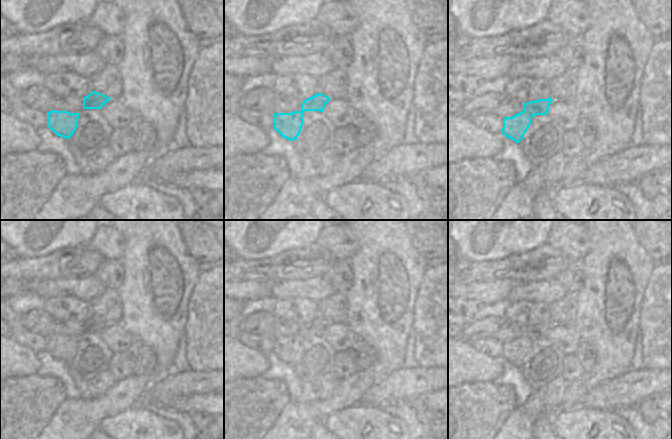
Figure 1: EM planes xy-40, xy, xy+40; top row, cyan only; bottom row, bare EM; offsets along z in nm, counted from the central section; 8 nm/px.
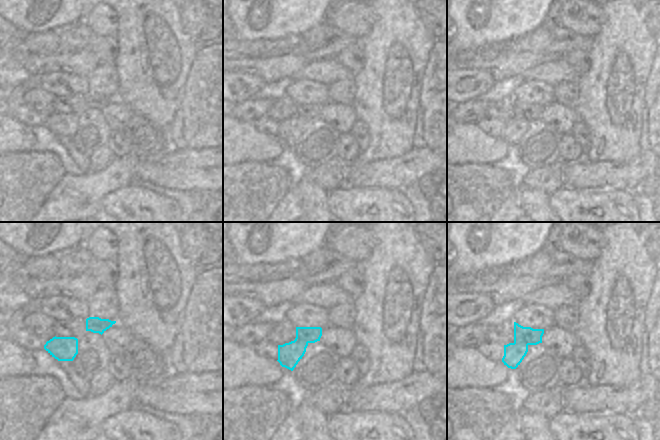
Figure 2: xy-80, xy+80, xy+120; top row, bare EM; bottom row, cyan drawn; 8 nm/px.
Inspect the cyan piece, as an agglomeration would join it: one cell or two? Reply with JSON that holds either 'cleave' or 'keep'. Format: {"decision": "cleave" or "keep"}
{"decision": "cleave"}

